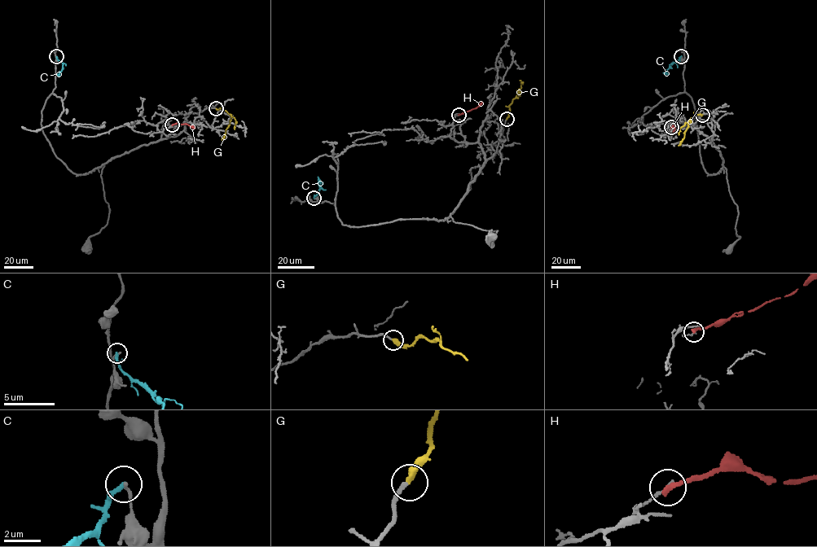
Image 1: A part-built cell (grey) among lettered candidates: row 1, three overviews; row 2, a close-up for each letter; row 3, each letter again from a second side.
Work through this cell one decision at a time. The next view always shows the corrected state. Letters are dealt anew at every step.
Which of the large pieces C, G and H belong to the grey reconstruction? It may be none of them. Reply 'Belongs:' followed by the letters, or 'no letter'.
Belongs: G

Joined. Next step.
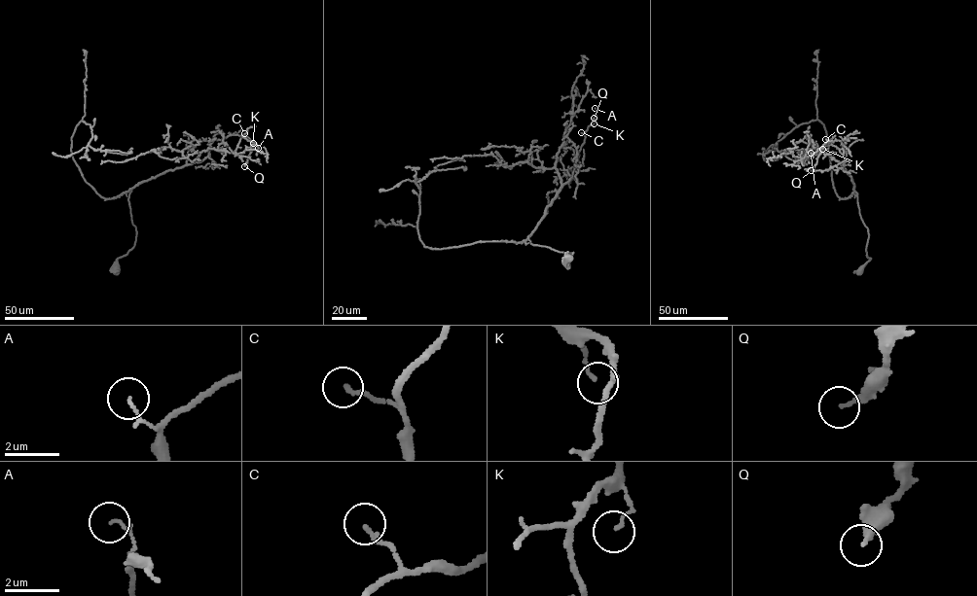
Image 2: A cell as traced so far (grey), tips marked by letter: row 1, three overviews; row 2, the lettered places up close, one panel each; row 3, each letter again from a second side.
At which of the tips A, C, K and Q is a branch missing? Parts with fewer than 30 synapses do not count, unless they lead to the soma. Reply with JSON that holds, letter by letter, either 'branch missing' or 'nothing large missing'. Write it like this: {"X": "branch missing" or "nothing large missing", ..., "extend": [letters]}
{"A": "nothing large missing", "C": "nothing large missing", "K": "nothing large missing", "Q": "nothing large missing", "extend": []}

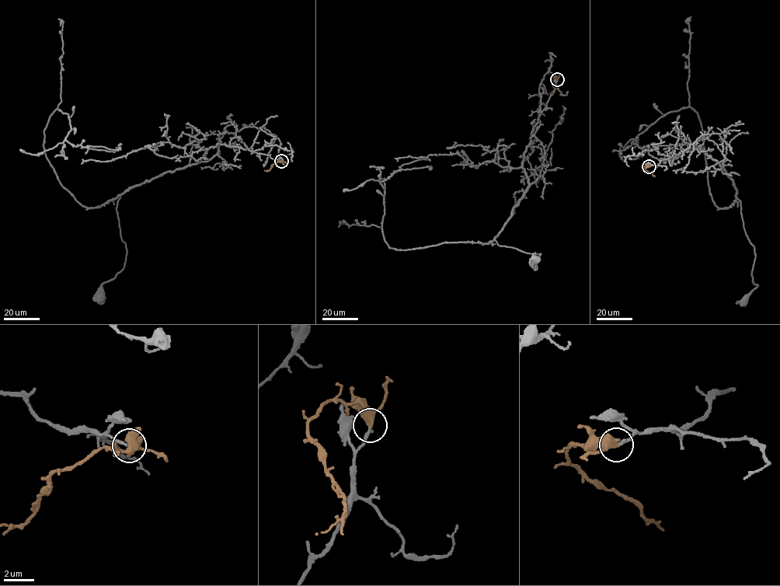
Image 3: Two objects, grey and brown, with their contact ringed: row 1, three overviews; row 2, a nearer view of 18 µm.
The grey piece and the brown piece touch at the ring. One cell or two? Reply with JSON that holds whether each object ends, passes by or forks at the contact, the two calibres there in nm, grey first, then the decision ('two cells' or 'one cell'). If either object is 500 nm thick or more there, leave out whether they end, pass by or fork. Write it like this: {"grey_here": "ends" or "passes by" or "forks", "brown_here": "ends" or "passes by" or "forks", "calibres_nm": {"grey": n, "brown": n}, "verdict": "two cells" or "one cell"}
{"grey_here": "ends", "brown_here": "passes by", "calibres_nm": {"grey": 180, "brown": 360}, "verdict": "one cell"}

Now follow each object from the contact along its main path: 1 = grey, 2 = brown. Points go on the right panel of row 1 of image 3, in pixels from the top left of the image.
1: (649, 166), (673, 154), (699, 148), (731, 178), (745, 234), (754, 247), (751, 273), (757, 286), (744, 301)
2: (649, 166), (643, 168), (652, 175)

